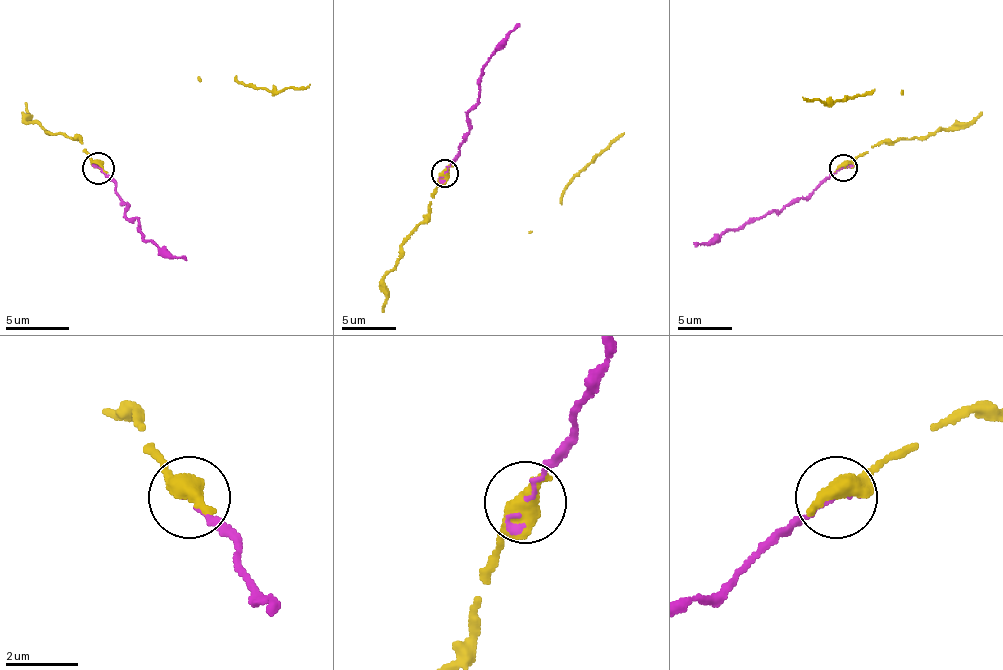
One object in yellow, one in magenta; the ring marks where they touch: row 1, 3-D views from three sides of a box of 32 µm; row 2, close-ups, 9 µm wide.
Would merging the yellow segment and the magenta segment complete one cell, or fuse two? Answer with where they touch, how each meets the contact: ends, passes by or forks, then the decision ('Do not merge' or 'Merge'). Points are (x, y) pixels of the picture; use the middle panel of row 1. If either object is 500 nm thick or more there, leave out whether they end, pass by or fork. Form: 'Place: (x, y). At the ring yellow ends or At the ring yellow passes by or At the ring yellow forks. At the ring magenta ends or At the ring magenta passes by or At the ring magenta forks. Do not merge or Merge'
Place: (444, 173). Merge

